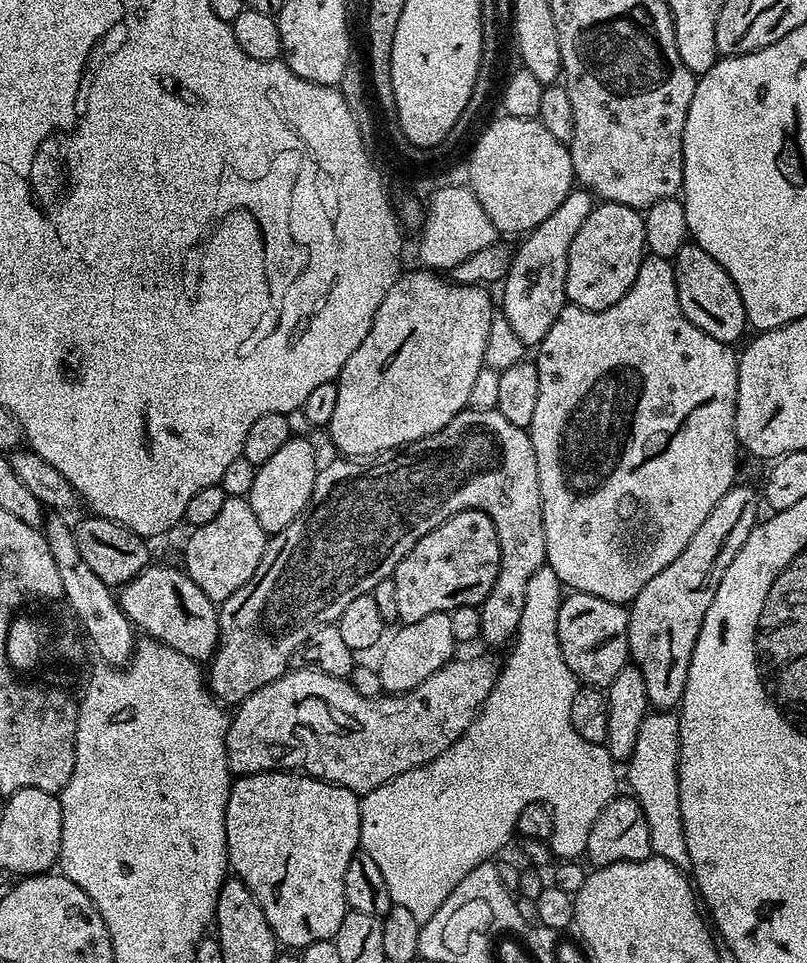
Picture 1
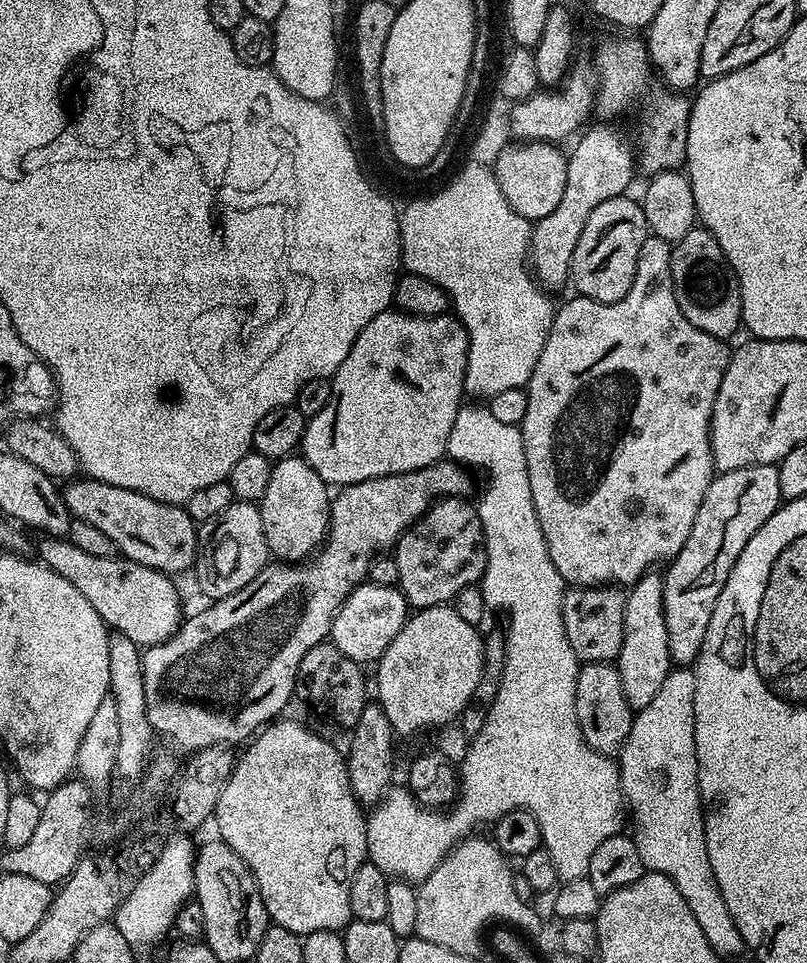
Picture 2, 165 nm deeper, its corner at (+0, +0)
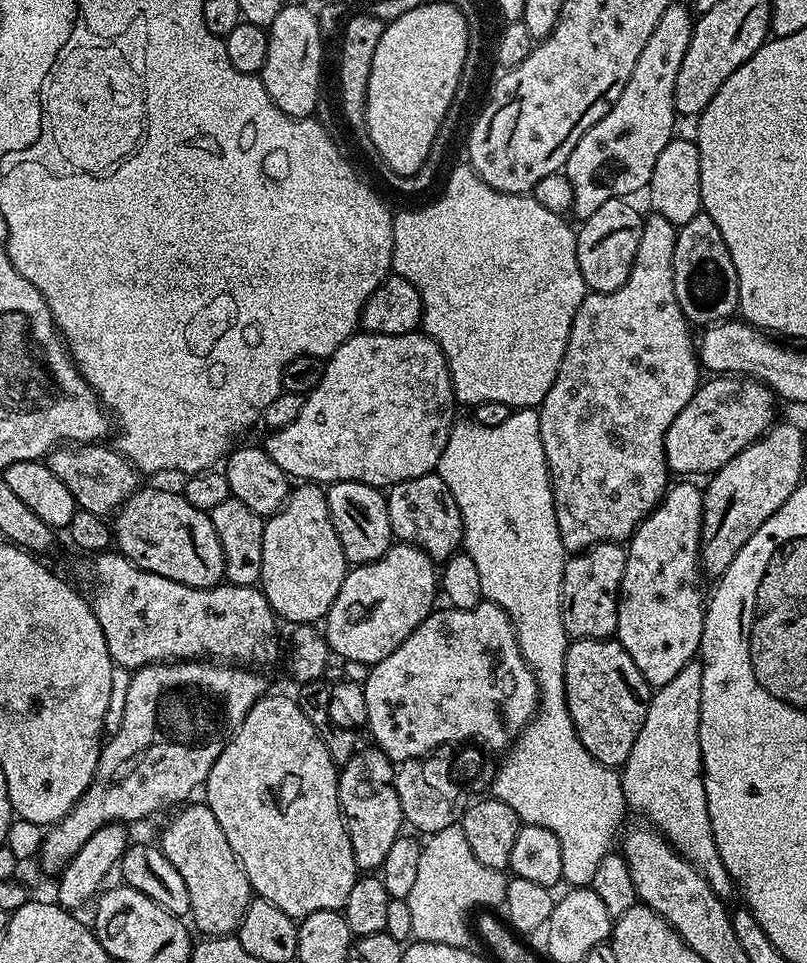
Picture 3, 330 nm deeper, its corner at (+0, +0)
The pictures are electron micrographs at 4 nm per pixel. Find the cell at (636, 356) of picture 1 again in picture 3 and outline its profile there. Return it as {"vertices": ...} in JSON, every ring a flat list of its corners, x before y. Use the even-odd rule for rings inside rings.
{"vertices":[[655,214,649,215,645,219,638,254,634,258,634,266,630,270,626,282,613,292,589,291,588,295,584,297,582,306,578,306,578,314,574,314,574,326,570,326,566,354,562,358,558,374,538,409,542,450,546,452,546,466,552,479,552,501,556,507,558,530,565,549,572,554,590,547,591,544,600,544,604,540,627,541,643,520,660,505,661,498,670,487,670,473,668,464,664,460,666,430,670,430,670,422,674,422,674,418,678,418,678,414,682,414,686,402,690,402,690,398,694,398,696,389,702,383,702,375,700,376,702,365,698,355,698,344,694,339,694,332,692,336,691,330,693,331,693,329,690,327,690,322,682,314,674,294,672,263,674,262,674,242,677,231,677,225,666,222,666,218]]}

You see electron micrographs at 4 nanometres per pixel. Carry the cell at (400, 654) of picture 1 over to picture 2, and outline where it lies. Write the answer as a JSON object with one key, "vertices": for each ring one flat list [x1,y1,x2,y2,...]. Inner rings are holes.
{"vertices":[[435,604,433,608,421,608,413,611,408,619,404,621,402,630,398,630,398,634,390,642,390,646,380,655,376,668,376,688,374,684,374,696,381,708,383,708,386,718,390,718,392,723,393,733,397,737,412,736,415,732,424,732,427,728,439,729,441,726,451,725,456,715,467,706,472,700,472,695,476,692,476,687,480,684,480,675,483,677,486,672,486,665,484,663,484,640,479,636,477,625,471,624,463,620,460,615,456,613,455,607,448,604]]}

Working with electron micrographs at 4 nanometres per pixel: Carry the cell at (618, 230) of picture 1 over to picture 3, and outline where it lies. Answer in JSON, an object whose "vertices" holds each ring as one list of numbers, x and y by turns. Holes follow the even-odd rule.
{"vertices":[[624,198,602,202,590,218,582,221,576,234,578,270,582,270,582,278,589,290,613,292,626,282,638,254,644,222,645,217]]}

